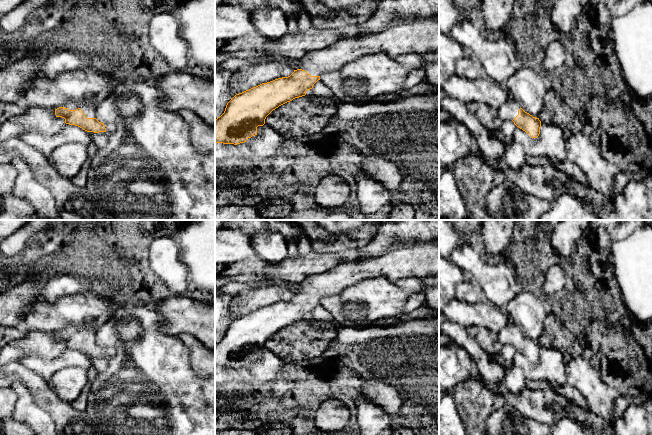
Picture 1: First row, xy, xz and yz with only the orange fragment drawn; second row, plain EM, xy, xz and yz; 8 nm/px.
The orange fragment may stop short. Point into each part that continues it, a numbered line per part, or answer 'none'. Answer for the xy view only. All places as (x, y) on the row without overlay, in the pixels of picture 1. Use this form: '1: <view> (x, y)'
1: xy (89, 334)

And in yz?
1: yz (509, 334)

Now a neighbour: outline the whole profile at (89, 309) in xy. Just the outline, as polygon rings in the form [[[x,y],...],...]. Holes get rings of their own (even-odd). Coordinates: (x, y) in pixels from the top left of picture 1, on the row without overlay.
[[[86,290],[80,294],[63,296],[54,303],[42,299],[32,303],[24,312],[21,327],[26,330],[40,330],[47,333],[64,331],[70,326],[75,328],[88,326],[91,329],[97,330],[99,326],[112,317],[114,312],[114,303],[109,302],[107,298],[101,297],[93,291]]]

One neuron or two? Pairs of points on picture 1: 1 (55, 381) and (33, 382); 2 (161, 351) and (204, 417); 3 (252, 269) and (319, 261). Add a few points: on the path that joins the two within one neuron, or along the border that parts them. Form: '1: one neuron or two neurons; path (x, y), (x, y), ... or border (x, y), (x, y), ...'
1: two neurons; border (48, 383), (50, 385)
2: one neuron; path (162, 367), (196, 401)
3: one neuron; path (269, 269), (296, 269), (302, 267)

